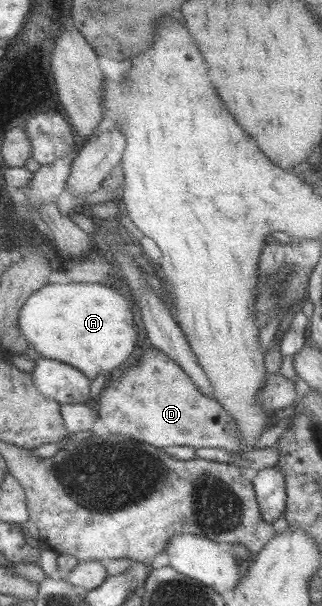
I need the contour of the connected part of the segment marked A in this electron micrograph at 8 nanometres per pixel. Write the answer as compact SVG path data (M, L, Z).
M47 283L40 288L34 288L32 292L33 296L25 303L20 315L20 328L41 358L71 364L84 372L90 380L97 375L109 377L129 361L142 335L132 300L129 301L127 297L119 295L116 290L102 283Z

